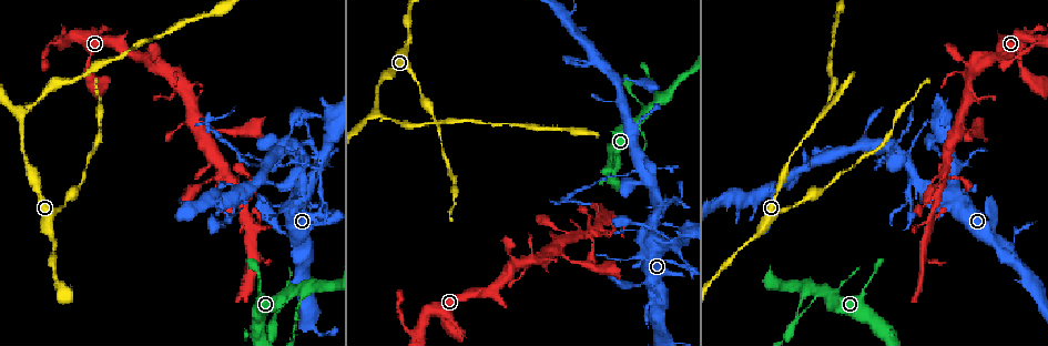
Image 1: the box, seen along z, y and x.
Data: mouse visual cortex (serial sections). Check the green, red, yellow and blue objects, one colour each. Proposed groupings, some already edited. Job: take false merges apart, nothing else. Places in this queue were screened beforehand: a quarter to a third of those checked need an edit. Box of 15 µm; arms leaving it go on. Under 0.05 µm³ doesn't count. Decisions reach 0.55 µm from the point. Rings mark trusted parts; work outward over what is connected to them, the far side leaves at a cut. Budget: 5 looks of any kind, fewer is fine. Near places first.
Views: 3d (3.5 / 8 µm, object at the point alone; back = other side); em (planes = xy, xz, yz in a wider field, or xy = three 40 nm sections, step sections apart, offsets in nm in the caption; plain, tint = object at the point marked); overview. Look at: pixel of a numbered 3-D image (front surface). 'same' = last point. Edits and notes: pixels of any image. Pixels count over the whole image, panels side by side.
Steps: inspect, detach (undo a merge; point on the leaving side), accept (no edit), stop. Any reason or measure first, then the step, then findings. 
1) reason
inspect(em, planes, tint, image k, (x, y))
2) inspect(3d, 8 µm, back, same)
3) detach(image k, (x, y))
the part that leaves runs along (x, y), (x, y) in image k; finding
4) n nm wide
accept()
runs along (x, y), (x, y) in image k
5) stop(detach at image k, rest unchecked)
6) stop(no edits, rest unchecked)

narrows sharply
inspect(3d, 3.5 µm, image 1, (618, 175))

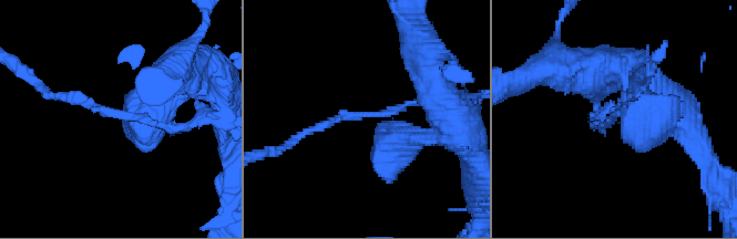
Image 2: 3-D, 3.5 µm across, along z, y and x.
inspect(em, xy, step 1, tint, image 2, (613, 117))

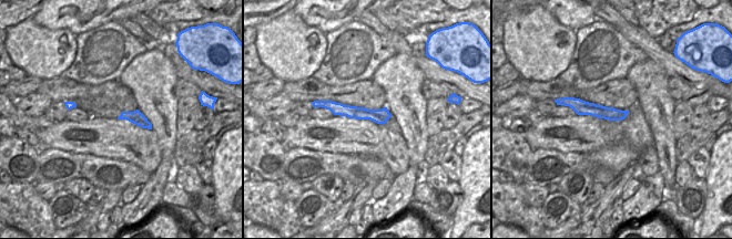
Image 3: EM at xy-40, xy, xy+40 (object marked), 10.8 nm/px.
170 nm wide
accept()
runs along (321, 104), (387, 115) in image 3; continuous, no second cell

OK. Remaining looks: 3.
abrupt turn
inspect(3d, 8 µm, image 1, (564, 199))

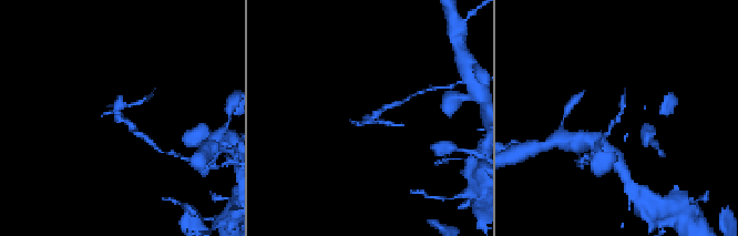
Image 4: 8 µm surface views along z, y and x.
inspect(3d, 3.5 µm, image 4, (371, 118))

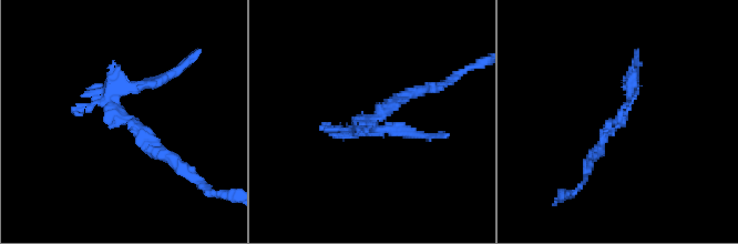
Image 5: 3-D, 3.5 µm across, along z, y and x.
inspect(em, xy, step 5, tint, image 5, (621, 115))

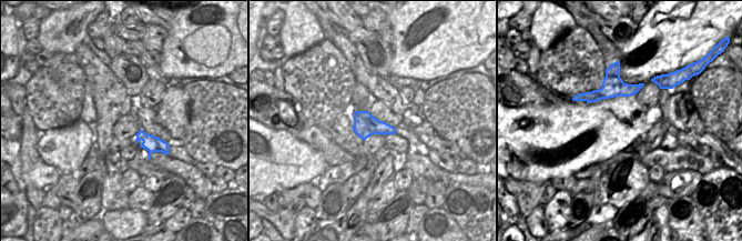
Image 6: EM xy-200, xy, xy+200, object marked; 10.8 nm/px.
260 nm wide
accept()
runs along (590, 158), (624, 113), (633, 82) in image 5; continuous, no second cell

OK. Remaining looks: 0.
stop(no edits, rest unchecked)

